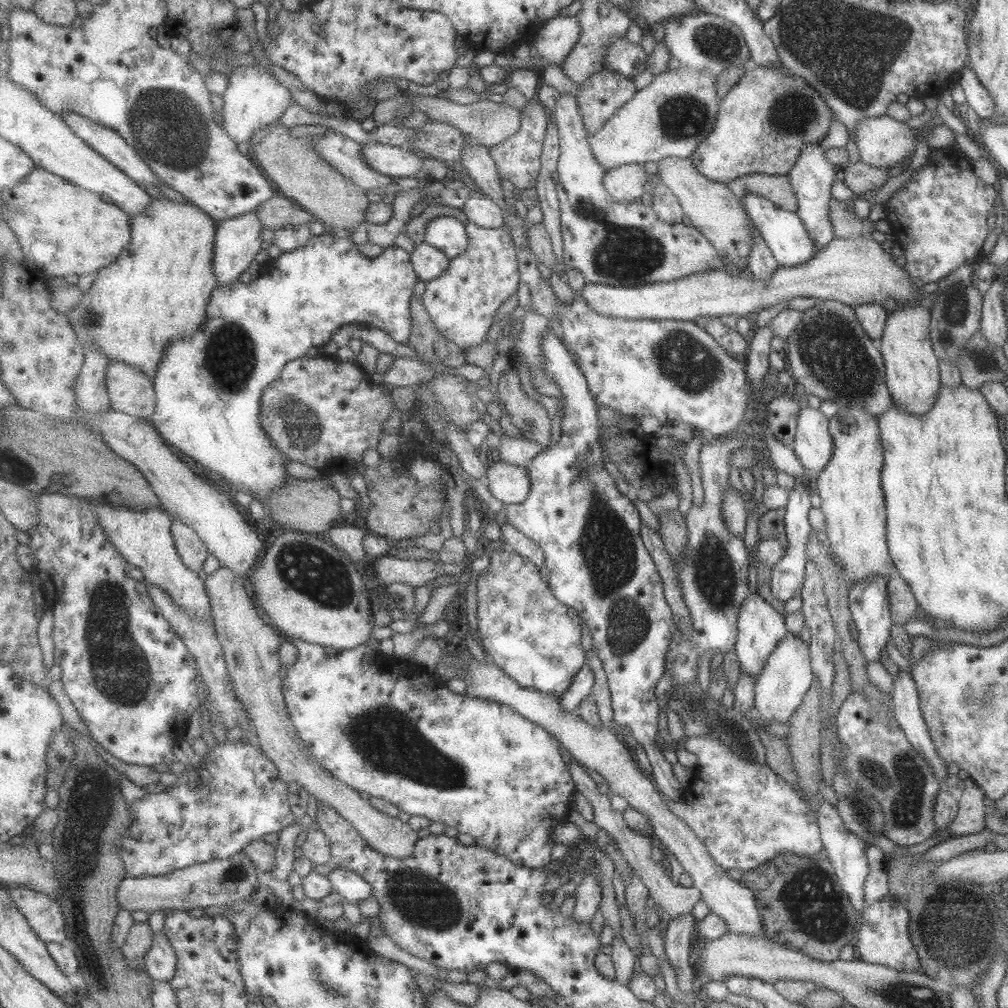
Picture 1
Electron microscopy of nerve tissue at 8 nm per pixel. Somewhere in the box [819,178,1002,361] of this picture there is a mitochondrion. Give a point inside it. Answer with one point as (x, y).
(954, 306)

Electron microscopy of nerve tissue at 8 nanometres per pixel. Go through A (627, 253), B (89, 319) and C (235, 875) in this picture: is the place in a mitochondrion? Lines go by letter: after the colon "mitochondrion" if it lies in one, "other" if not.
A: mitochondrion
B: mitochondrion
C: mitochondrion

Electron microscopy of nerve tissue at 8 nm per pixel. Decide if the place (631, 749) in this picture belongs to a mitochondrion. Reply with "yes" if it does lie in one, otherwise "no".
no

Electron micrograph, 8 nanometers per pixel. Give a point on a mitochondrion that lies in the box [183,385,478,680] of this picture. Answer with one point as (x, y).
(310, 569)

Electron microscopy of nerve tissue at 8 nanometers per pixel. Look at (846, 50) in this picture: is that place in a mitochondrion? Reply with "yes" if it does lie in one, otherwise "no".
yes

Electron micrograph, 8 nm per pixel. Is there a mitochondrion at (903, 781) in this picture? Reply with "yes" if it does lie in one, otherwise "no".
yes

